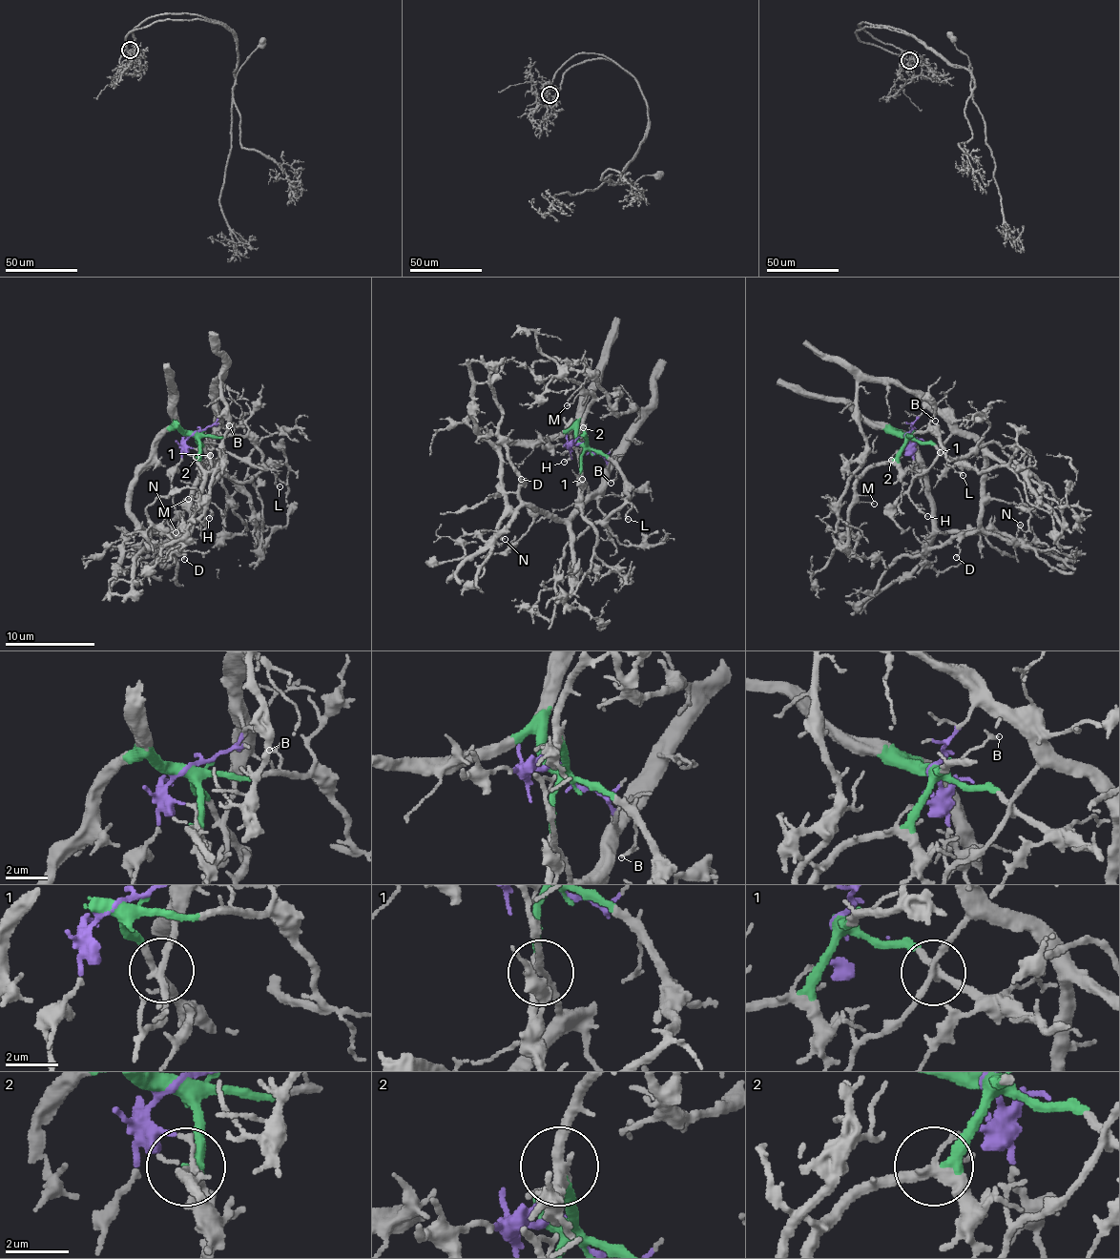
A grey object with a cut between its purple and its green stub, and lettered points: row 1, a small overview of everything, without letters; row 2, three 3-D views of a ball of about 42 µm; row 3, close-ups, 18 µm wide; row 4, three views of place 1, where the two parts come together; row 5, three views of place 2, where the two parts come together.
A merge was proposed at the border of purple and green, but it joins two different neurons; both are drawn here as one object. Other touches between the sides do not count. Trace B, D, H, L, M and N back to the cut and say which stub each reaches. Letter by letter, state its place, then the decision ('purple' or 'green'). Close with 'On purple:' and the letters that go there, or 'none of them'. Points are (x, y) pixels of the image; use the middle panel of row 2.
B: place (611, 483); green
D: place (521, 479); purple
H: place (564, 462); purple
L: place (628, 519); green
M: place (567, 405); green
N: place (505, 539); purple
On purple: D, H, N

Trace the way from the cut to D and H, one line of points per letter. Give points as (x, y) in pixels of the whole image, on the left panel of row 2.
D: (194, 431), (215, 423), (220, 411), (223, 421), (193, 494), (193, 521), (179, 532), (184, 559)
H: (194, 431), (215, 423), (217, 410), (221, 418), (201, 487), (201, 497), (210, 508), (208, 519)

